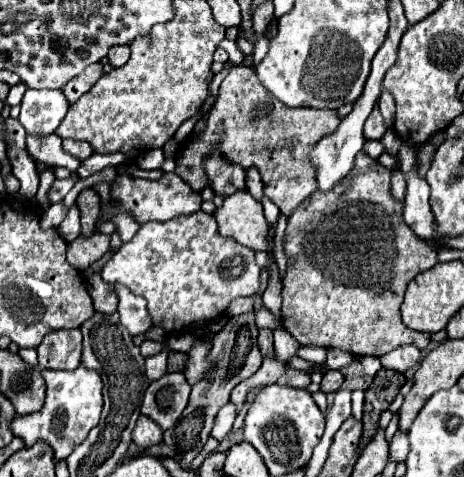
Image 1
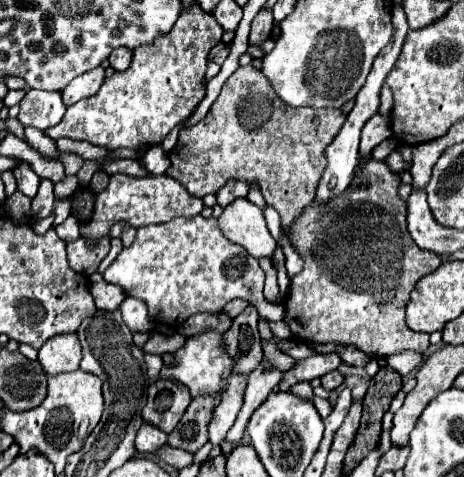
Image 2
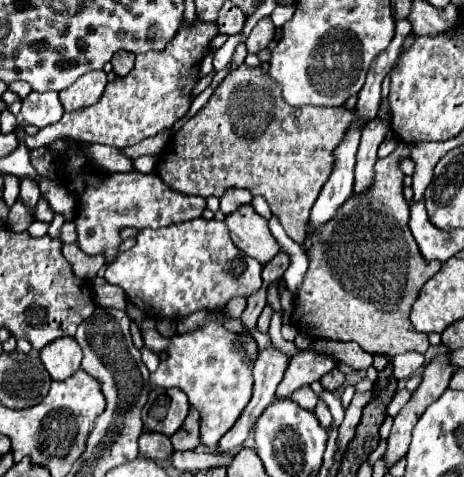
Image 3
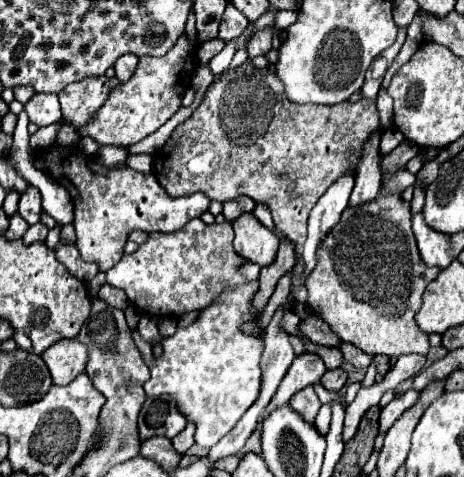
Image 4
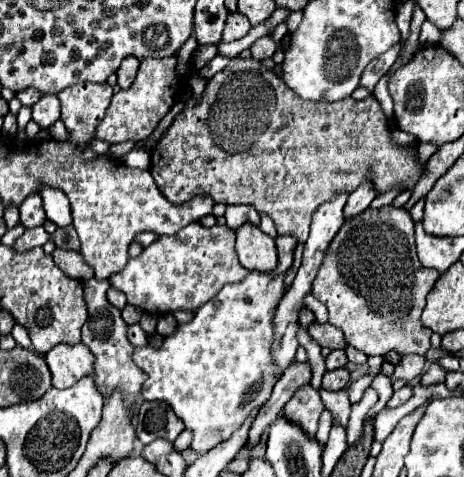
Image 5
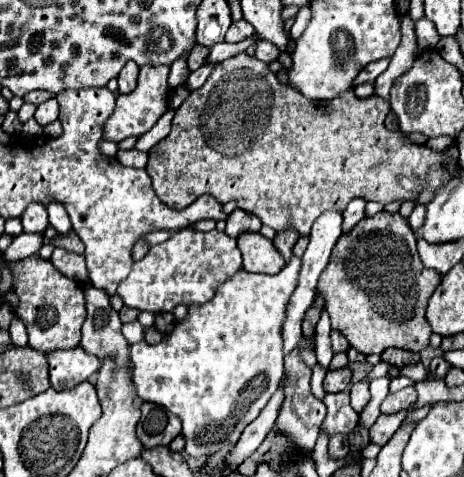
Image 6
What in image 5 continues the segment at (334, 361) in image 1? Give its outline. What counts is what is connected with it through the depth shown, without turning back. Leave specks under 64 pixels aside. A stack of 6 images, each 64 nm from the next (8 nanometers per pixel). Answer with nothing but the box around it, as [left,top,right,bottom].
[246,362,312,446]

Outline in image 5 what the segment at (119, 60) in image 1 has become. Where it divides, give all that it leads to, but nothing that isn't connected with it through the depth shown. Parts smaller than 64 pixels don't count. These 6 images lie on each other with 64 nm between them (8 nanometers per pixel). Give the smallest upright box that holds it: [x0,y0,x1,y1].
[116,56,140,88]

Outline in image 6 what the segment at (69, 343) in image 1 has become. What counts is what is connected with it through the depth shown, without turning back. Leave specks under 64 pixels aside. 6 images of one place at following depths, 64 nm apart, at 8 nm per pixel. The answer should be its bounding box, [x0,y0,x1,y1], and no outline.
[48,346,100,390]

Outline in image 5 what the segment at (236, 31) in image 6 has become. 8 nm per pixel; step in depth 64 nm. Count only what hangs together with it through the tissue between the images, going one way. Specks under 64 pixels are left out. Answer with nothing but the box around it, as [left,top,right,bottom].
[222,12,252,42]

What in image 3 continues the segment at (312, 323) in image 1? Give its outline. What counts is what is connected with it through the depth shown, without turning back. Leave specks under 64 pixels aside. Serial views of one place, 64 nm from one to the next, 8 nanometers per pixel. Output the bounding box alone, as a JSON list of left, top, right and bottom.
[290,142,442,356]

